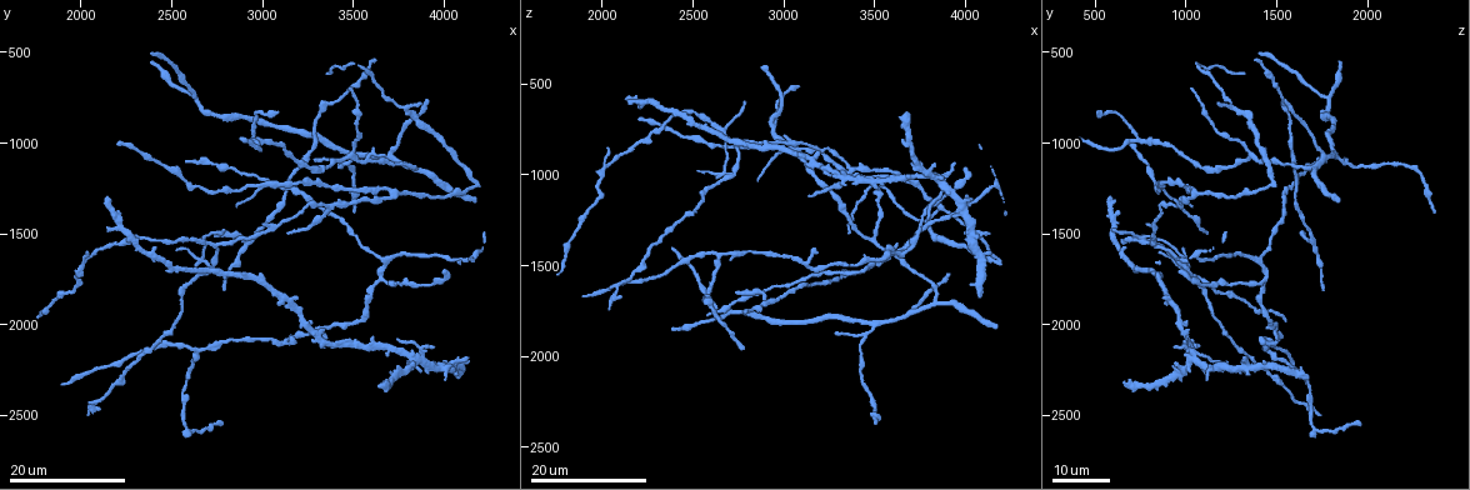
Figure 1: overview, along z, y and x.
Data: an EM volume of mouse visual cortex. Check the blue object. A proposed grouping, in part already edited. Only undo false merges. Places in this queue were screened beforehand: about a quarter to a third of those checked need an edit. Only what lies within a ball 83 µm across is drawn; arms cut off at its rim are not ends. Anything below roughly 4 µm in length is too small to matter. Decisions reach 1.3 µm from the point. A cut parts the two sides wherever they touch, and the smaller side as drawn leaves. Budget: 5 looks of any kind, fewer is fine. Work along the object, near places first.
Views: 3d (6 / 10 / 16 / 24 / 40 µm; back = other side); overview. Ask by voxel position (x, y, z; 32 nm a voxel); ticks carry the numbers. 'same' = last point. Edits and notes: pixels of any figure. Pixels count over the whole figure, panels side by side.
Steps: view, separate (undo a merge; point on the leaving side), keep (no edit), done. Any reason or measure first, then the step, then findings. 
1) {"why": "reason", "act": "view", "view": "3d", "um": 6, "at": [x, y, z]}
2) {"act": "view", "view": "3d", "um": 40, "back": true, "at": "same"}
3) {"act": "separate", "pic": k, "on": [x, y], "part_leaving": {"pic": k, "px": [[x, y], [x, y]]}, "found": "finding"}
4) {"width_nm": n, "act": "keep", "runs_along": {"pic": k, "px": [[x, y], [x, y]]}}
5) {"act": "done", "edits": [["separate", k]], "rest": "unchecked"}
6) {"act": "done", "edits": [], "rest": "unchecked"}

{"why": "side arm on a straight run", "act": "view", "view": "3d", "um": 24, "at": [3040, 1480, 820]}

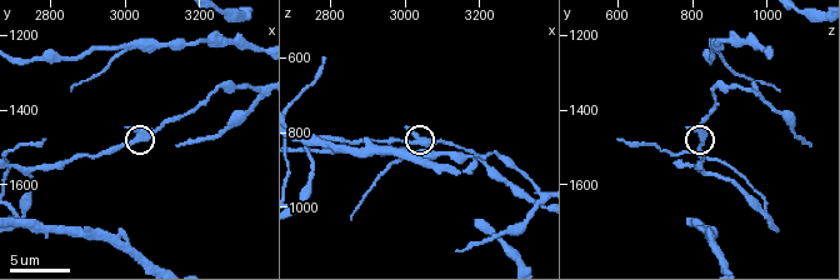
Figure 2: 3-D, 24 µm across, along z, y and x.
{"act": "view", "view": "3d", "um": 10, "at": [3030, 1470, 820]}

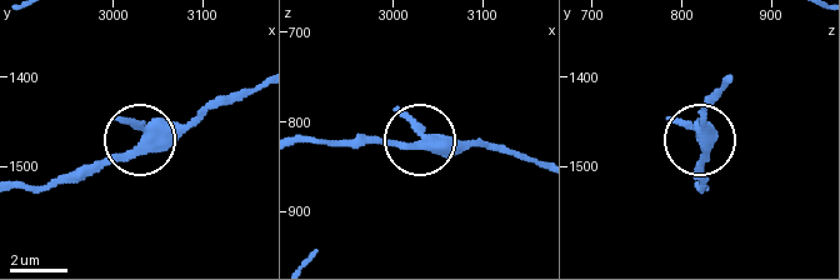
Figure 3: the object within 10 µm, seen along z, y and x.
{"act": "view", "view": "3d", "um": 10, "back": true, "at": [3030, 1475, 825]}

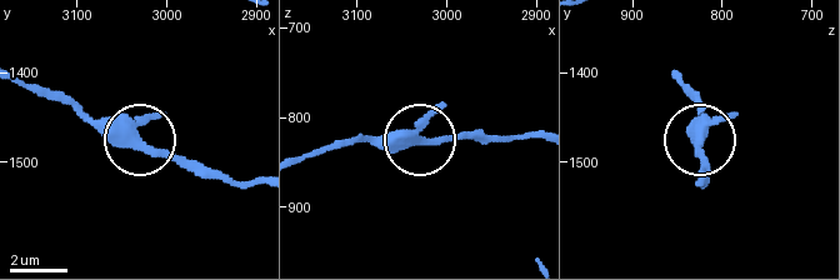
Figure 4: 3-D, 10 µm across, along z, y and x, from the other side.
{"arms": 3, "act": "keep", "found": "all the same cell"}

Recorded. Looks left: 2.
{"why": "branch point", "act": "view", "view": "3d", "um": 16, "at": [2940, 1000, 740]}

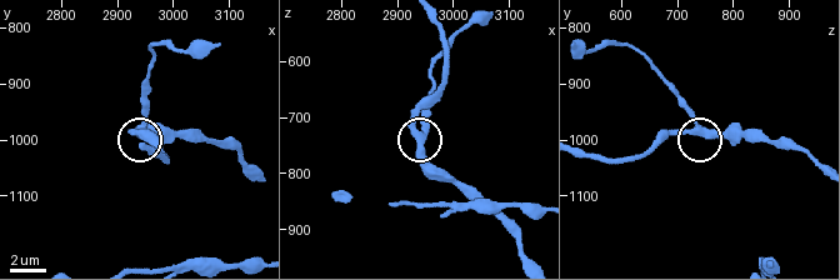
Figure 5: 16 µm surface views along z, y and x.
{"why": "zoom in", "act": "view", "view": "3d", "um": 6, "at": [2935, 985, 730]}

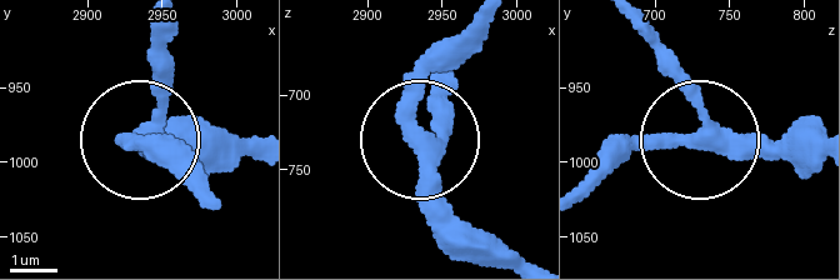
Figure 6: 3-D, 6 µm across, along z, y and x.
{"act": "keep", "runs_along": {"pic": 6, "px": [[811, 161], [709, 146], [693, 90], [636, 30]]}, "found": "continuous, no second cell"}

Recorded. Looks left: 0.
{"act": "done", "edits": [], "rest": "unchecked"}

